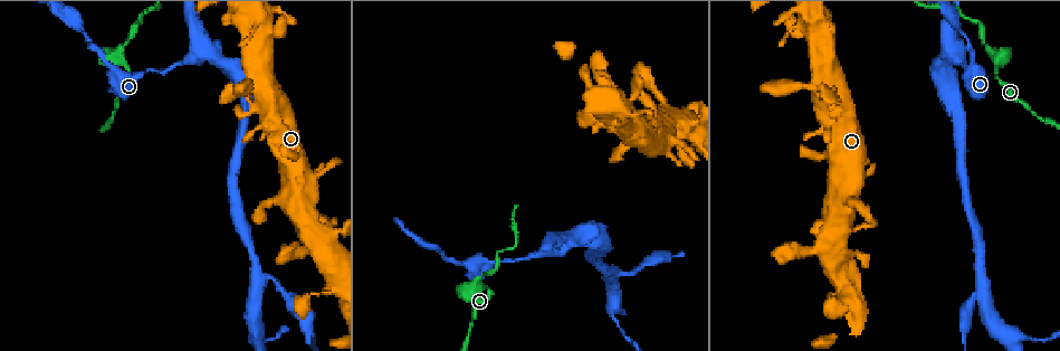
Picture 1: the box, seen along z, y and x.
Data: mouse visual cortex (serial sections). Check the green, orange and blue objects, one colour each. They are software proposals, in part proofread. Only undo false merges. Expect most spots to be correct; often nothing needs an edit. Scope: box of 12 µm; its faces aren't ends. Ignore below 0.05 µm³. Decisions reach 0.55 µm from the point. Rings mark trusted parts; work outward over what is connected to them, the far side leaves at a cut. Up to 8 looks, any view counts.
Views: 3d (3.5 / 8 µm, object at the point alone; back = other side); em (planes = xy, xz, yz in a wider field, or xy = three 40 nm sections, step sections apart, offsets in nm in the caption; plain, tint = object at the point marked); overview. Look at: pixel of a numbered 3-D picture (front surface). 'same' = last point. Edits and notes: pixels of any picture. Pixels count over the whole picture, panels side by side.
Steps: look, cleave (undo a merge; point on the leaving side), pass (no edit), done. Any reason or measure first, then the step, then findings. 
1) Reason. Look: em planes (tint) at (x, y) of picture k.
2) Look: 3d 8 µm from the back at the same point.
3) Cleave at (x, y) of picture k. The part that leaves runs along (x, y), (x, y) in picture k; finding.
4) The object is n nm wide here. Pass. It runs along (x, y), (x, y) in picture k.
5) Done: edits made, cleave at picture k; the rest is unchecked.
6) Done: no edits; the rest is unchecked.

Abrupt turn. Look: 3d 3.5 µm at (329, 236) of picture 1.

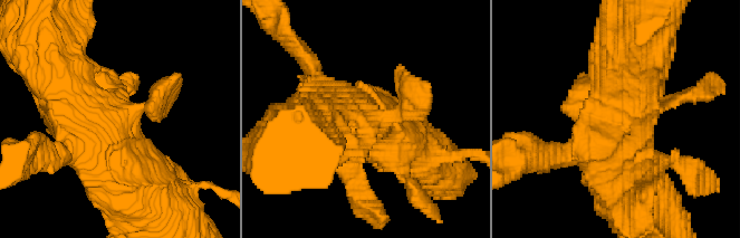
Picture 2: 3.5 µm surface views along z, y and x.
Look: em xy step 2 (tint) at (119, 118) of picture 2.

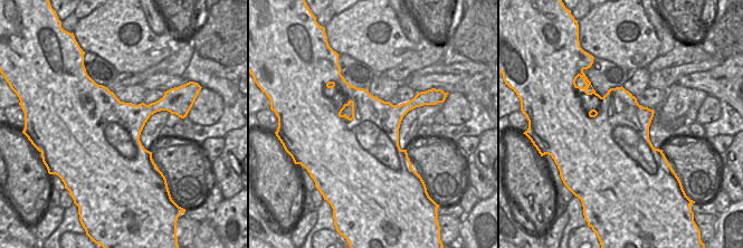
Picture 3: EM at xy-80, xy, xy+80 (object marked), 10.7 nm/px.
Pass. It runs along (59, 83), (138, 206) in picture 2; continuous, no second cell.

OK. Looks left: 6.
Arms part here. Look: 3d 8 µm at (254, 276) of picture 1.

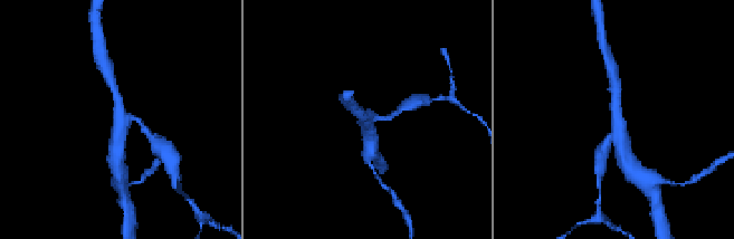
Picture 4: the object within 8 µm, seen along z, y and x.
Look: 3d 3.5 µm at (120, 119) of picture 4.

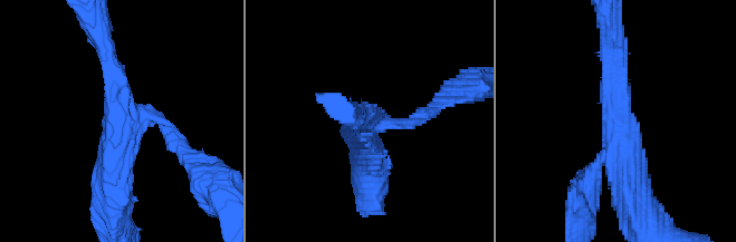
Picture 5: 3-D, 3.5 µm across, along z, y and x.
Look: em xy step 3 (tint) at (120, 116) of picture 5.

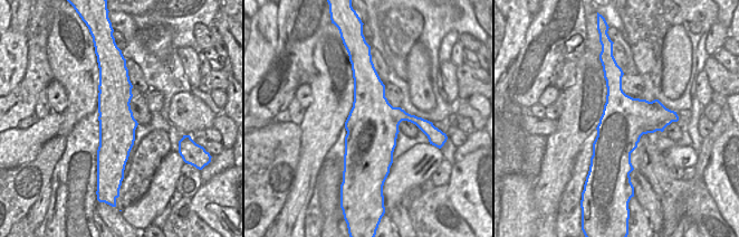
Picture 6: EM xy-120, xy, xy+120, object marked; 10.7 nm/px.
Pass. It runs along (612, 44), (612, 88), (629, 191) in picture 5; one cell here.

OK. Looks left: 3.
Calibre changes. Look: 3d 8 µm at (124, 60) of picture 1.

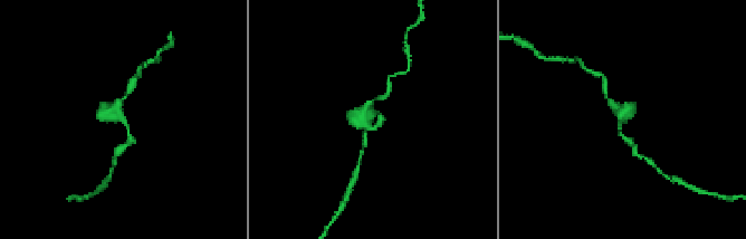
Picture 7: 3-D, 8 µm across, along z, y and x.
Look: em xy step 3 (tint) at (370, 115) of picture 7.

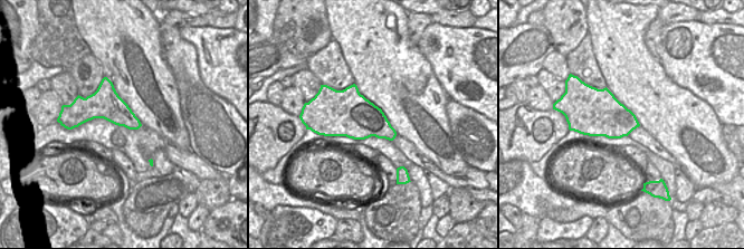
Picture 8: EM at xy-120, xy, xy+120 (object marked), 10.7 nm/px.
Pass. All the same cell.

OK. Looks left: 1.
Done: no edits; the rest is unchecked.

